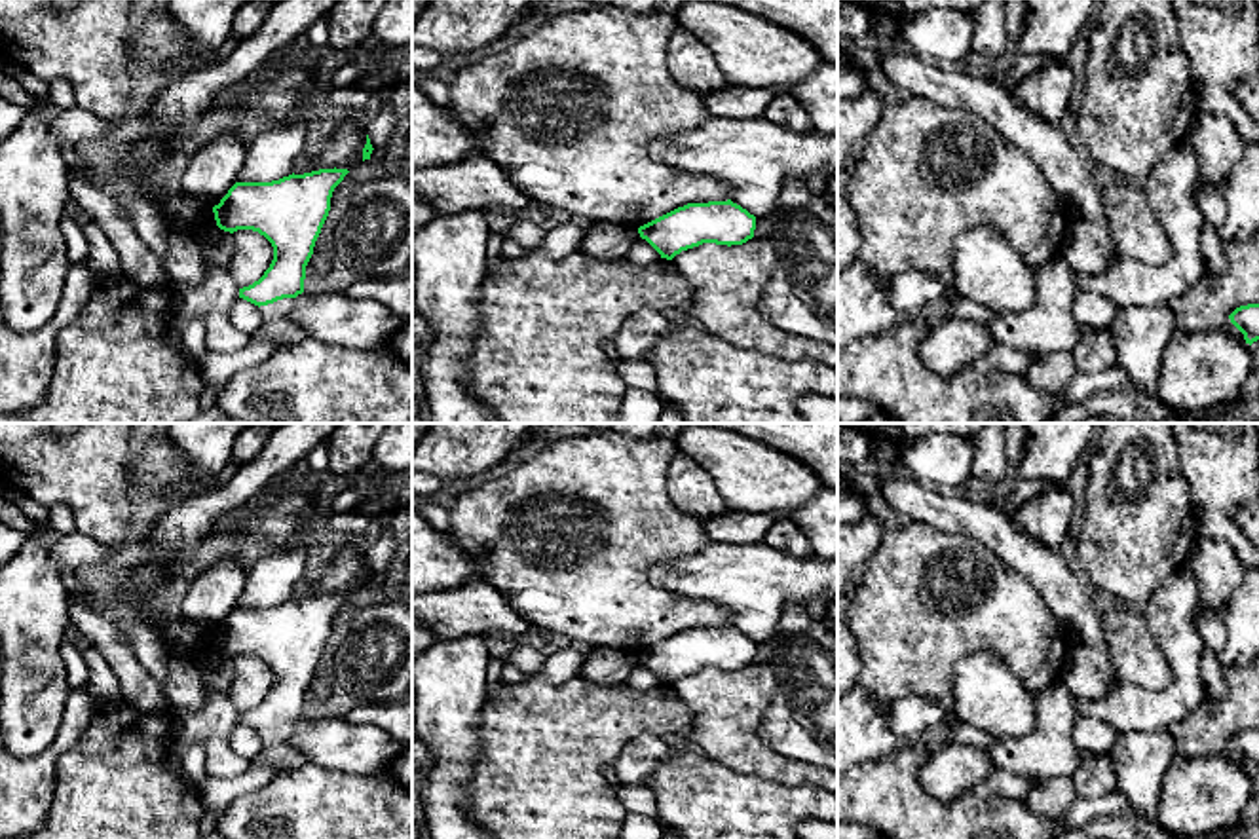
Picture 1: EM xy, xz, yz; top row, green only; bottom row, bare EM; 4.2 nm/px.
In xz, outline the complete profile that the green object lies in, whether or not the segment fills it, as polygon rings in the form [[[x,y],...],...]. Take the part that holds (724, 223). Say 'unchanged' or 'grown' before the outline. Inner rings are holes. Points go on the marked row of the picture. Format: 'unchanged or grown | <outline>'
unchanged | [[[727,201],[687,203],[638,228],[661,258],[672,260],[682,251],[703,243],[742,245],[754,237],[756,216]]]

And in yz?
unchanged | [[[1259,304],[1240,306],[1229,319],[1244,334],[1246,344],[1259,340]]]

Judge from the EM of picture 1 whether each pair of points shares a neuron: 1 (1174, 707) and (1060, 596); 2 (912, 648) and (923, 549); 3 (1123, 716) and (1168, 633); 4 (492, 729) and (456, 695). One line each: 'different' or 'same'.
1: different
2: same
3: same
4: different

